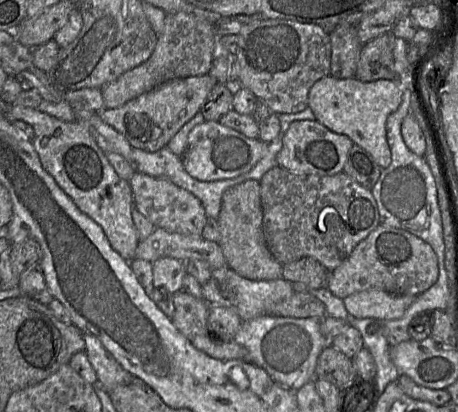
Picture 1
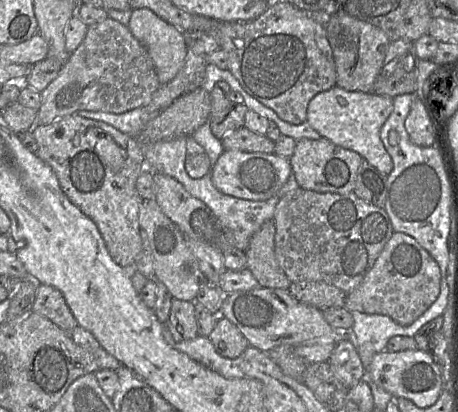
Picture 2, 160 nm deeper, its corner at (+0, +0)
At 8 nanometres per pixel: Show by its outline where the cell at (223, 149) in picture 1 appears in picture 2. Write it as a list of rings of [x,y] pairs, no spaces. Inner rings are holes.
[[[238,150],[223,151],[211,170],[214,186],[224,194],[237,198],[265,201],[278,194],[292,174],[287,158],[275,153],[242,152]]]

